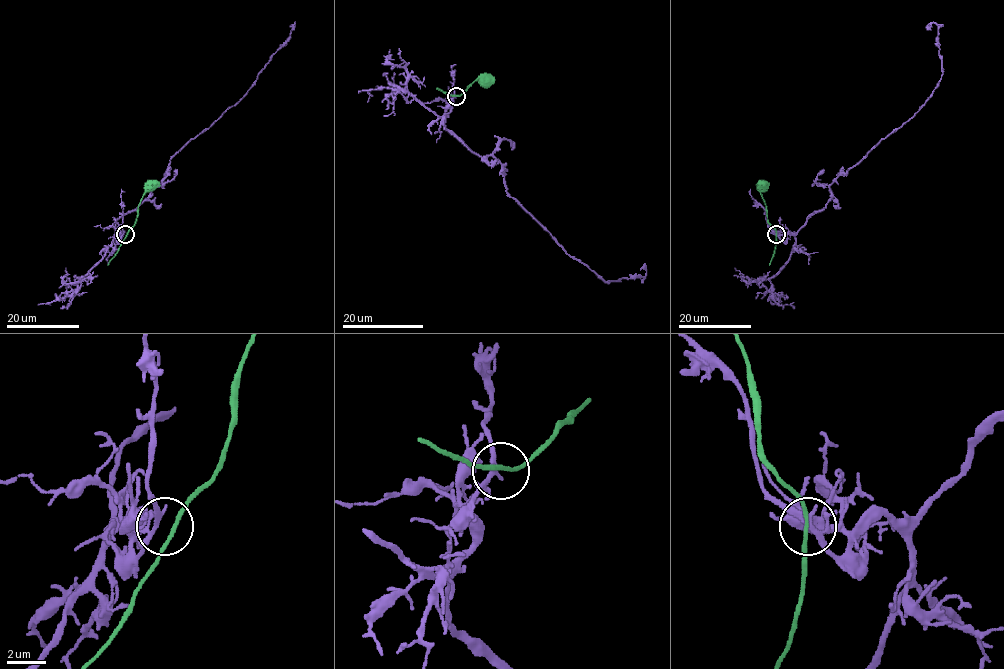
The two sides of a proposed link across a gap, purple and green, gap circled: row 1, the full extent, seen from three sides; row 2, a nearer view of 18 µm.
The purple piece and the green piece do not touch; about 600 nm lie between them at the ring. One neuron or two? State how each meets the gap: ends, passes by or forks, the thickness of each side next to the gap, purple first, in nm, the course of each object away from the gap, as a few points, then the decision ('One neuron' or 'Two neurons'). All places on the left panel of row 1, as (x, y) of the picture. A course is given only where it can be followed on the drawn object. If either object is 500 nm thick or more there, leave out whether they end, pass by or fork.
At the ring purple forks. At the ring green passes by. Thickness 200 nm (purple) against 170 nm. Course of purple: (124, 234), (116, 233), (116, 222), (133, 211), (165, 176), (170, 160), (243, 96), (295, 22), (293, 29). Course of green: (126, 235), (135, 221), (137, 207), (150, 184). One neuron

